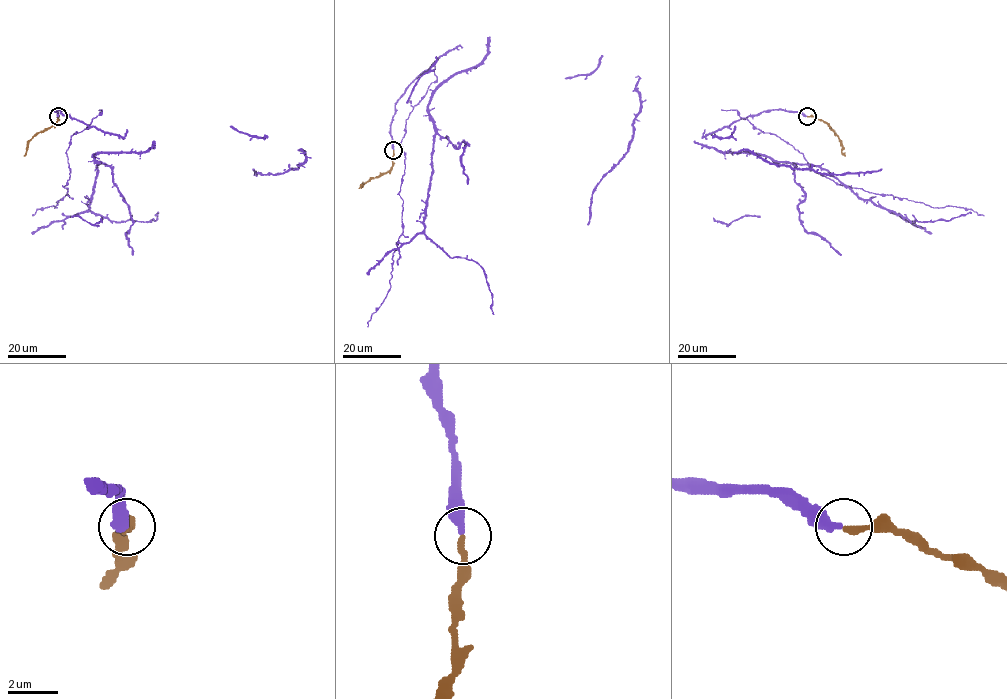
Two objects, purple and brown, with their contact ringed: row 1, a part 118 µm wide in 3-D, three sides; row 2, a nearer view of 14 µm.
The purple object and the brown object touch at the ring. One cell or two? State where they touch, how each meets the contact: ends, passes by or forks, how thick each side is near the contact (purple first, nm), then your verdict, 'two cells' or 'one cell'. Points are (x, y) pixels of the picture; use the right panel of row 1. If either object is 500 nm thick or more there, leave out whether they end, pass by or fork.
at (807, 116); purple ends there; brown ends there; 380 nm thick on the purple side, 280 nm on the other; one cell

